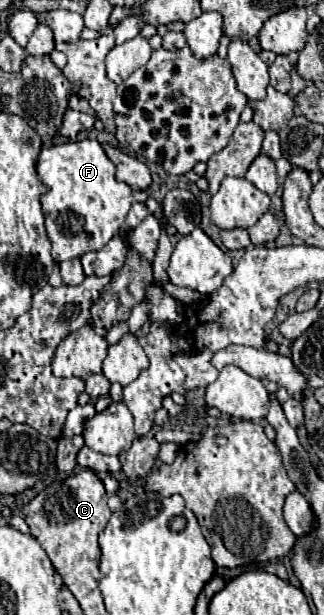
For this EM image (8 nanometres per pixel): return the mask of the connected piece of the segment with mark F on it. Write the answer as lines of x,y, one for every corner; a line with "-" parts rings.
86,138
82,142
42,148
36,170
40,180
48,186
48,192
42,196
42,210
56,264
100,250
120,232
134,202
132,188
114,178
114,164
106,158
98,140

